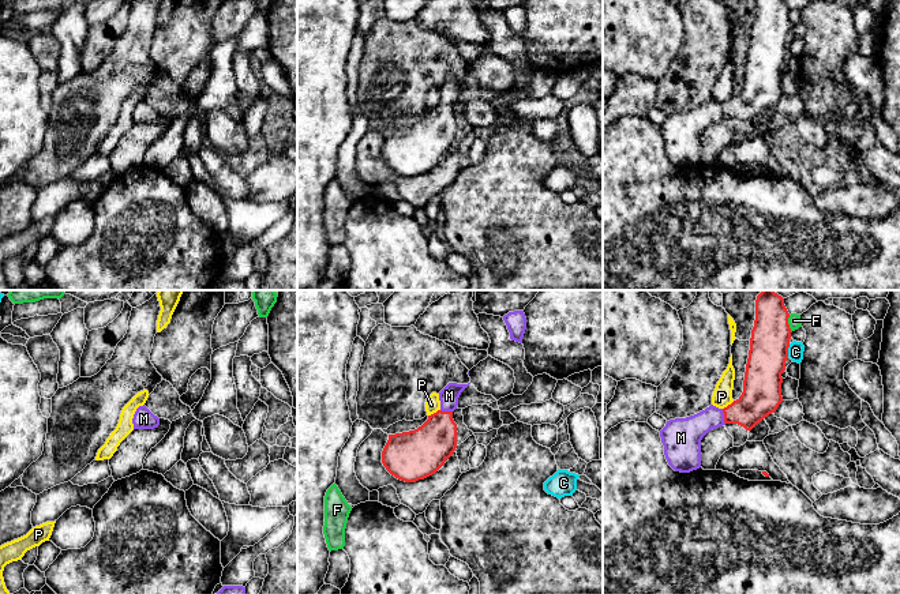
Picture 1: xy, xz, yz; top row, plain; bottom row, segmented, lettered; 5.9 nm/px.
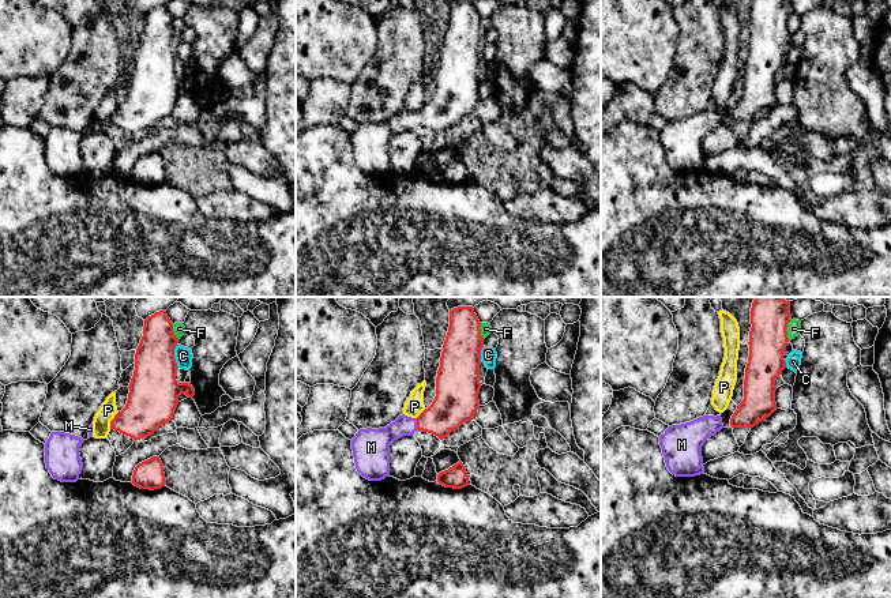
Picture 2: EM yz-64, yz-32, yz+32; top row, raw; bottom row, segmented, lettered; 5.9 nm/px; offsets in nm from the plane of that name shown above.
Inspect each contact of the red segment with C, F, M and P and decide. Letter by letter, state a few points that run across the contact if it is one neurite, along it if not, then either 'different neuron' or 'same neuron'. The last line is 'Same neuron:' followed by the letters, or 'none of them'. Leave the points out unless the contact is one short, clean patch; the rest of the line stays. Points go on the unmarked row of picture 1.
C: different neuron
F: different neuron
M: same neuron
P: different neuron
Same neuron: M

